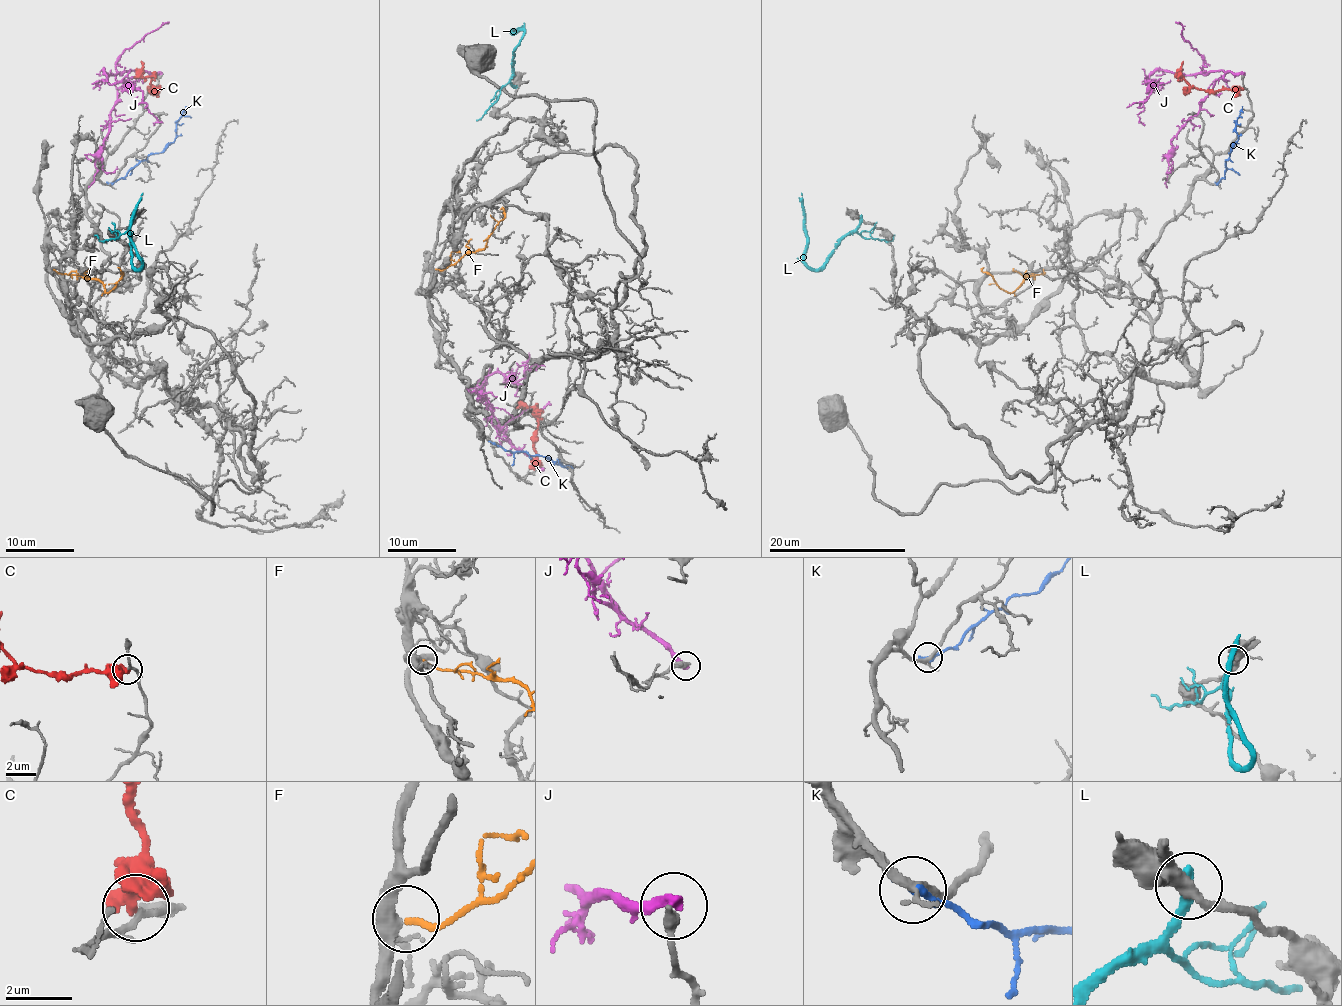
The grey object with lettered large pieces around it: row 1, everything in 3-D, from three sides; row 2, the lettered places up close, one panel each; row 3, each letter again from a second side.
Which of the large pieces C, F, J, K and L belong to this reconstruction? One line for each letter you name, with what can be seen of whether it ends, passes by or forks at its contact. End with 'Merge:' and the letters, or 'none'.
F: it ends there
Merge: F

